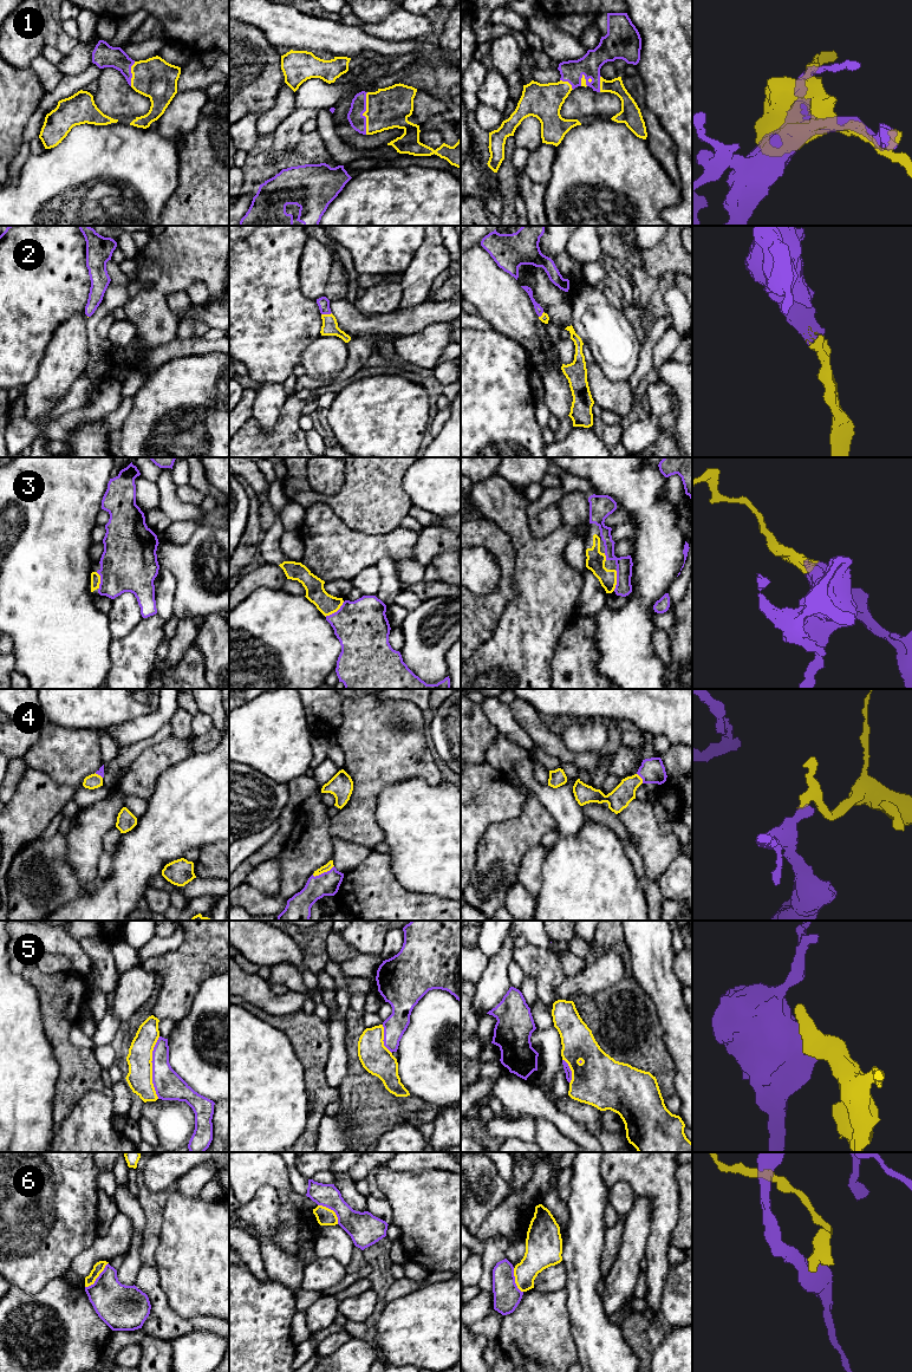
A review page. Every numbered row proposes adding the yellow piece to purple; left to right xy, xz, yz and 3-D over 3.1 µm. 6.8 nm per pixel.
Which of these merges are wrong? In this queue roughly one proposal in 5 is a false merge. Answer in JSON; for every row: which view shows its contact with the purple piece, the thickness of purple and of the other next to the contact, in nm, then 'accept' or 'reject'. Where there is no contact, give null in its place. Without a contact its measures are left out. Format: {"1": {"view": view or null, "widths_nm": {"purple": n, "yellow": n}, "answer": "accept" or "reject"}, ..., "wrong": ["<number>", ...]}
{"1": {"view": "xz", "widths_nm": {"purple": 110, "yellow": 280}, "answer": "accept"}, "2": {"view": "xz", "widths_nm": {"purple": 80, "yellow": 110}, "answer": "accept"}, "3": {"view": "xz", "widths_nm": {"purple": 360, "yellow": 140}, "answer": "accept"}, "4": {"view": "xz", "widths_nm": {"purple": 160, "yellow": 50}, "answer": "accept"}, "5": {"view": "xy", "widths_nm": {"purple": 190, "yellow": 180}, "answer": "reject"}, "6": {"view": "xy", "widths_nm": {"purple": 300, "yellow": 70}, "answer": "reject"}, "wrong": ["5", "6"]}

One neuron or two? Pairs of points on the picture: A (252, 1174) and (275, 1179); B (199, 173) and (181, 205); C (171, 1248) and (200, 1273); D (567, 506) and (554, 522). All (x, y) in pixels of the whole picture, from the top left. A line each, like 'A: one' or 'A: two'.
A: one
B: one
C: one
D: two

